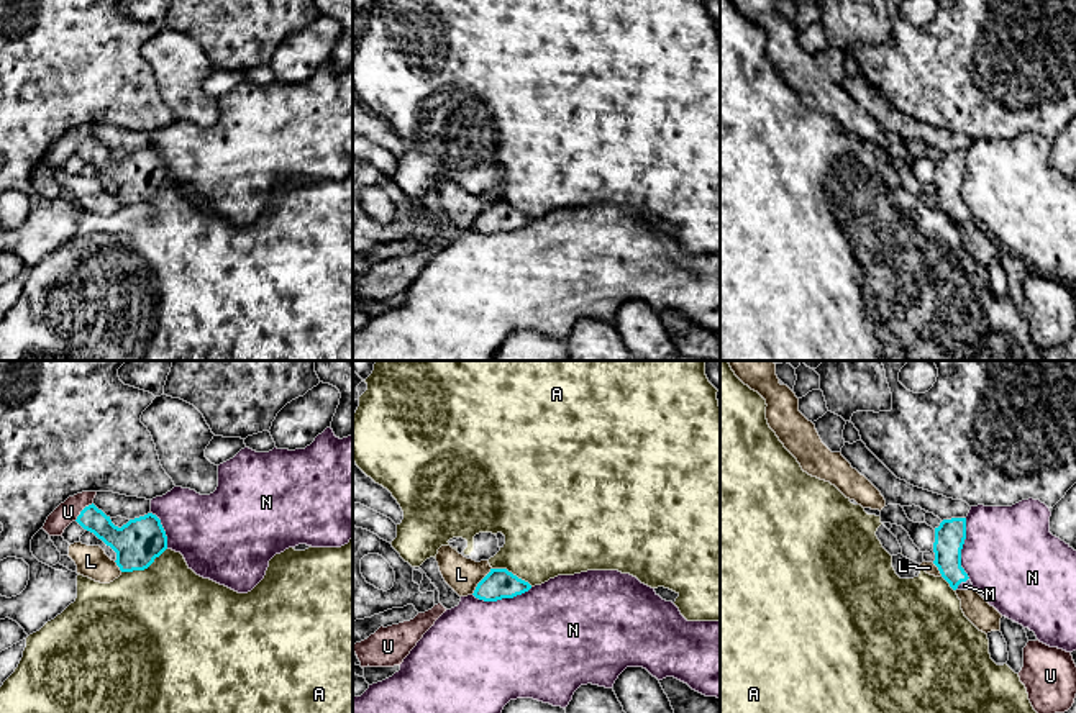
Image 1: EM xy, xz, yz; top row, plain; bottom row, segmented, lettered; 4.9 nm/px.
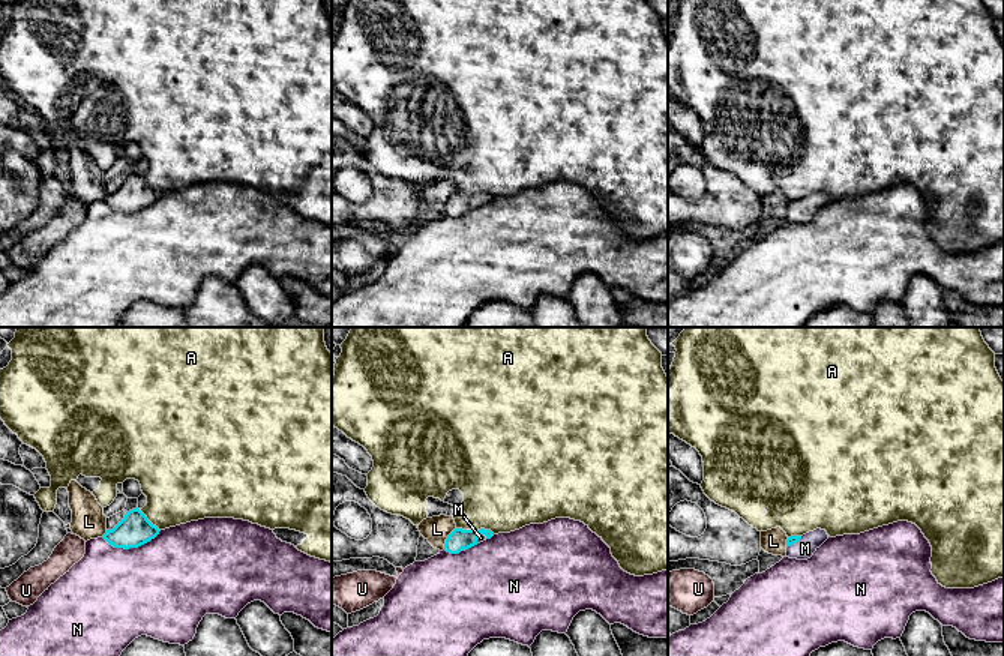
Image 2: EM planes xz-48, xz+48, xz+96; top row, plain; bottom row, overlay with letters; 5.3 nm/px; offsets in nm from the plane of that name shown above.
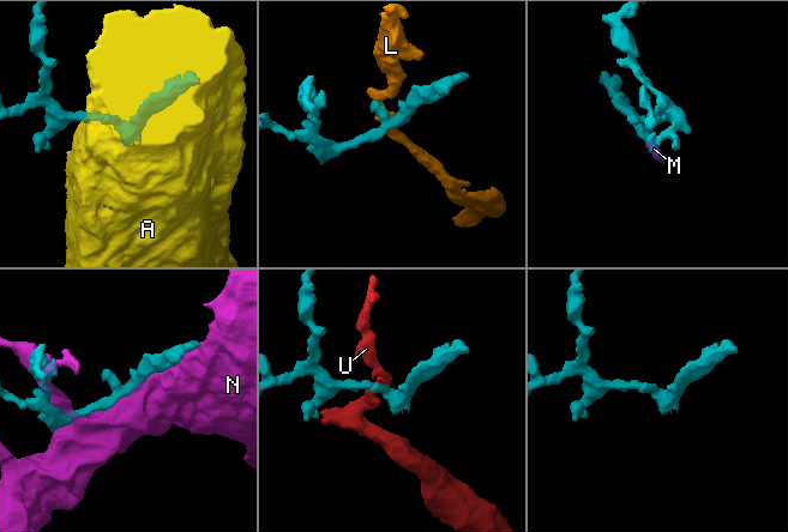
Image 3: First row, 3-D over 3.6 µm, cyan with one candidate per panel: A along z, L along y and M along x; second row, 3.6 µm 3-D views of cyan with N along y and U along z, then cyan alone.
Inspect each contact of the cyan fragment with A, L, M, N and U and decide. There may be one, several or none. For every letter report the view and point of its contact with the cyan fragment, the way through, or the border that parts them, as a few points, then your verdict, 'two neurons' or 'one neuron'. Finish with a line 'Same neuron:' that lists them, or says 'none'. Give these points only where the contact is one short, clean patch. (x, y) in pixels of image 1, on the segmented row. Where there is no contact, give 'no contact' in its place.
A: meets cyan in xy at (143, 569); two neurons
L: meets cyan in xz at (481, 581); two neurons
M: meets cyan in yz at (962, 581); runs through yz (950, 535), (950, 569), (962, 581), (965, 585); one neuron
N: meets cyan in yz at (962, 548); two neurons
U: meets cyan in xy at (82, 510); border along xy (92, 502), (74, 520); two neurons
Same neuron: M

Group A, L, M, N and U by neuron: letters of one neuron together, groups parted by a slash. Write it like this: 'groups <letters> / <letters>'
groups A / L / M / N / U

